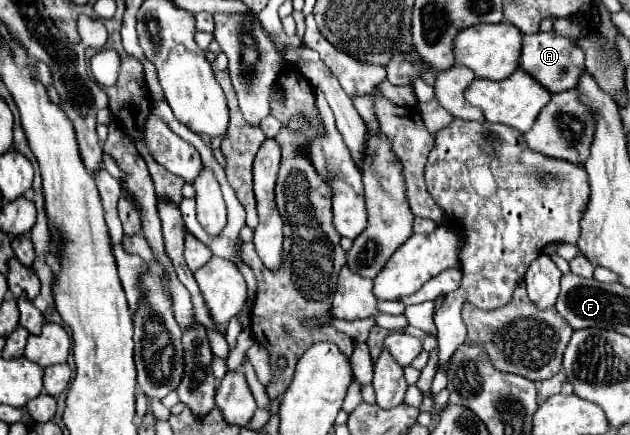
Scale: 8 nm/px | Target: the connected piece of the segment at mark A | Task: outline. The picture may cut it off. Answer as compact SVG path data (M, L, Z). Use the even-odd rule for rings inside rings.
M556 32L524 34L518 68L528 72L532 78L536 78L546 90L556 94L556 92L576 88L578 78L584 72L584 52L578 46L574 46L570 38L558 36Z

